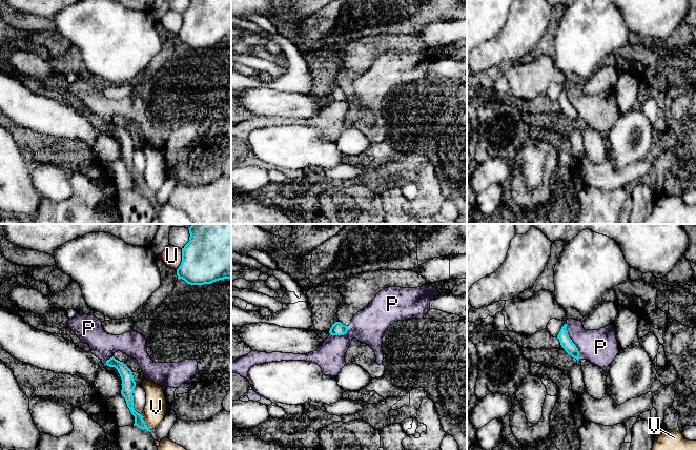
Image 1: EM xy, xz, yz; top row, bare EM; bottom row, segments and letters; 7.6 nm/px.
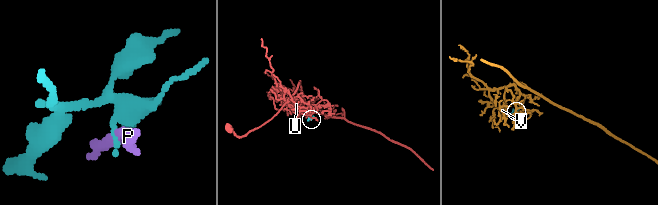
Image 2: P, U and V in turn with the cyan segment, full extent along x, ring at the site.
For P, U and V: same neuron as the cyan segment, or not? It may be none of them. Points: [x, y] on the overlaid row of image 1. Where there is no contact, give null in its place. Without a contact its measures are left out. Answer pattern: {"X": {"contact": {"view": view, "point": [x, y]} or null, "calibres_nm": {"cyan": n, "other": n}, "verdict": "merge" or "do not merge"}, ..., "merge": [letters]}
{"P": {"contact": {"view": "yz", "point": [571, 341]}, "calibres_nm": {"cyan": 90, "other": 280}, "verdict": "do not merge"}, "U": {"contact": {"view": "xy", "point": [182, 260]}, "calibres_nm": {"cyan": 420, "other": 150}, "verdict": "do not merge"}, "V": {"contact": {"view": "xy", "point": [144, 422]}, "calibres_nm": {"cyan": 80, "other": 170}, "verdict": "do not merge"}, "merge": []}

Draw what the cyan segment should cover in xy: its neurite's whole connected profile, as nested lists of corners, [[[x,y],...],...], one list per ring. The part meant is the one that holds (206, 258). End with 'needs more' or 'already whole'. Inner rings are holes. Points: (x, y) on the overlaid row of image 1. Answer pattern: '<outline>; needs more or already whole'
[[[191,224],[178,279],[190,285],[231,279],[231,224]]]; already whole

